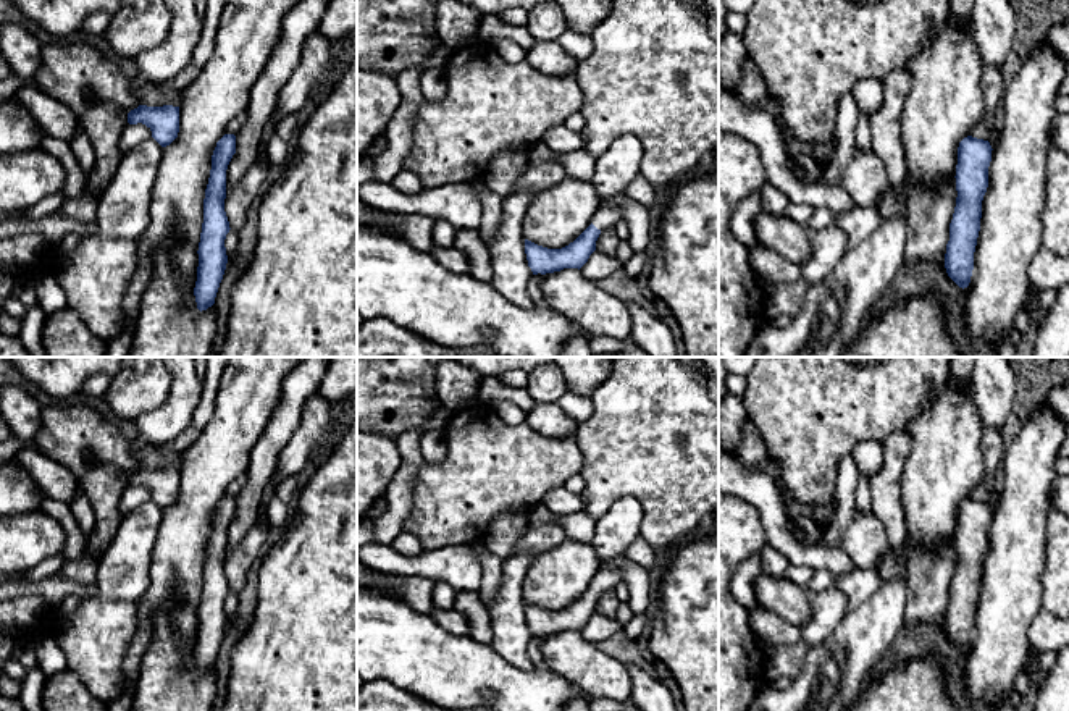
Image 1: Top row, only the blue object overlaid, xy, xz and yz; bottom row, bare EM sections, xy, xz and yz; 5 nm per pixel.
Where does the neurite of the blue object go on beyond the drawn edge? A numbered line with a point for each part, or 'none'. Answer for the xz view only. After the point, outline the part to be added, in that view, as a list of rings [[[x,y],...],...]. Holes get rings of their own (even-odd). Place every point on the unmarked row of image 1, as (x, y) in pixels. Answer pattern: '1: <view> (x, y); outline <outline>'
1: xz (606, 579); outline [[[599,567],[599,570],[594,575],[593,587],[597,591],[604,593],[614,590],[622,582],[623,574],[620,572],[620,569]]]

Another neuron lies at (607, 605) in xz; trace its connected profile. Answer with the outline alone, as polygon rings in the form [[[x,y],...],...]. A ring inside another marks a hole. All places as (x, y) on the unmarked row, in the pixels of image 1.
[[[609,590],[609,591],[601,593],[596,603],[596,612],[614,619],[617,616],[620,604],[622,601],[615,595],[615,591]]]

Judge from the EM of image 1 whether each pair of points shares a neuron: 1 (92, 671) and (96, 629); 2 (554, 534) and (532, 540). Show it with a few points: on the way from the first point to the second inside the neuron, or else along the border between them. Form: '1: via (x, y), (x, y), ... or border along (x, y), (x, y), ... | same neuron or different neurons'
1: via (94, 661), (96, 639) | same neuron
2: via (549, 535), (536, 540) | same neuron

